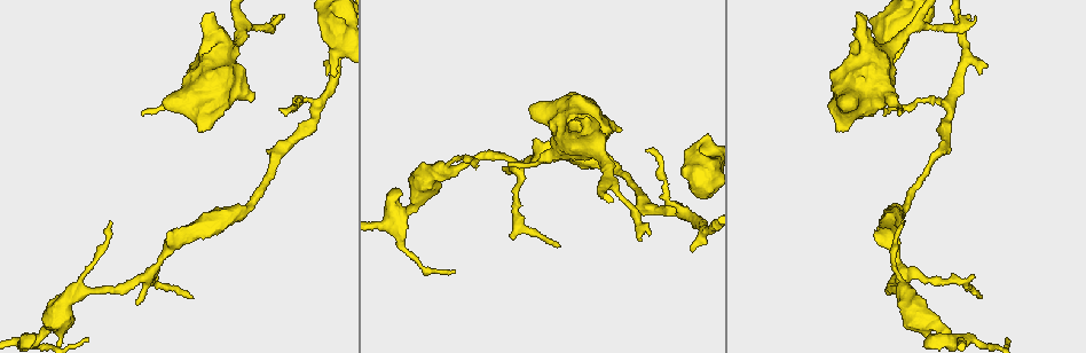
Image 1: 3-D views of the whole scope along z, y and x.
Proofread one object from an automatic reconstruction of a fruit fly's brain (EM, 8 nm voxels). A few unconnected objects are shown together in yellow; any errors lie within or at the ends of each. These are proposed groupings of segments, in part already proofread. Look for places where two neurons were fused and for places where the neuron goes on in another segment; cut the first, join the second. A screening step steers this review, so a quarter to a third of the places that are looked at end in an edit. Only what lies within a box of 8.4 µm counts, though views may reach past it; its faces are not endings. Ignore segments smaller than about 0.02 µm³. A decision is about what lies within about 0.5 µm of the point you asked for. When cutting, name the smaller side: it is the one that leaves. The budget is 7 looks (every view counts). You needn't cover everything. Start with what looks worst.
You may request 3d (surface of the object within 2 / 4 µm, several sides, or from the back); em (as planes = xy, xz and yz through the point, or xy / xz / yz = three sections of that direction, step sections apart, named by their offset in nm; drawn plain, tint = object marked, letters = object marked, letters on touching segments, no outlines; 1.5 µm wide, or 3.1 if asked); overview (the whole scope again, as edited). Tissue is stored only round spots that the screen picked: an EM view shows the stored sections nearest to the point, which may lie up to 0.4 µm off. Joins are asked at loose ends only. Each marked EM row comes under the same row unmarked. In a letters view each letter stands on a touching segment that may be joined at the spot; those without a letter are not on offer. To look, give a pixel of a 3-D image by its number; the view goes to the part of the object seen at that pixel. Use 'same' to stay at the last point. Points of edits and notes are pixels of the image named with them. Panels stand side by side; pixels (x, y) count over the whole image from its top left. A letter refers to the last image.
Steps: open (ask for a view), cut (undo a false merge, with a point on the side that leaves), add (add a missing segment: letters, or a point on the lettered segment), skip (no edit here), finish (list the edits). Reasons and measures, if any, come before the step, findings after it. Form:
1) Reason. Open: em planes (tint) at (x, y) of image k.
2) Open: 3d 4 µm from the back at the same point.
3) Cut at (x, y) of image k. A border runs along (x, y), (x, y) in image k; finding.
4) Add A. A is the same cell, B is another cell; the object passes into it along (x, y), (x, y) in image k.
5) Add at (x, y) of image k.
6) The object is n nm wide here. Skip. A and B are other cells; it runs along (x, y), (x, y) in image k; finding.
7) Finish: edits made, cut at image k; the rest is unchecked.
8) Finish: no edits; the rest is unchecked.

Branch stops here. Open: em xy step 8 (letters) at (252, 101) of image 1.

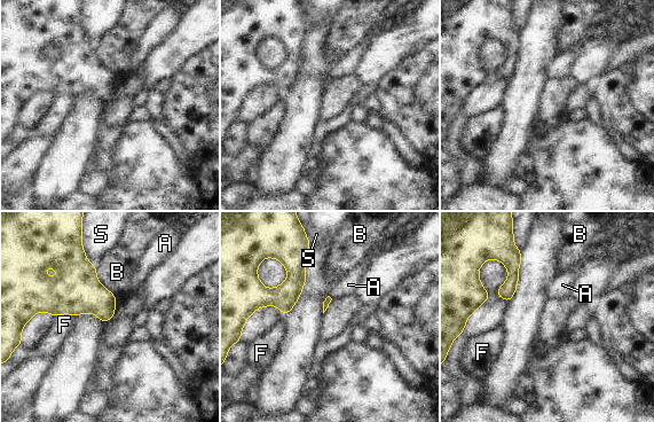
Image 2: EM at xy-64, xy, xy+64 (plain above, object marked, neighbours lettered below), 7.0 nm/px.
Skip. A, B, F and S are other cells; a border runs along (96, 267), (97, 280), (117, 304) in image 2; no lettered segment goes on from it.

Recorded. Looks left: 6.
Stops while still wide. Open: 3d 4 µm at (334, 74) of image 1.

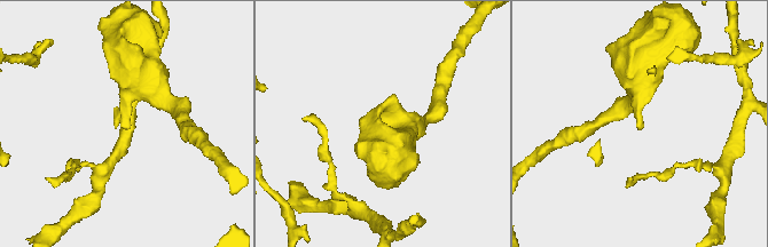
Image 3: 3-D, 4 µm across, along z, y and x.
Open: em planes (tint) at (637, 127) of image 3.

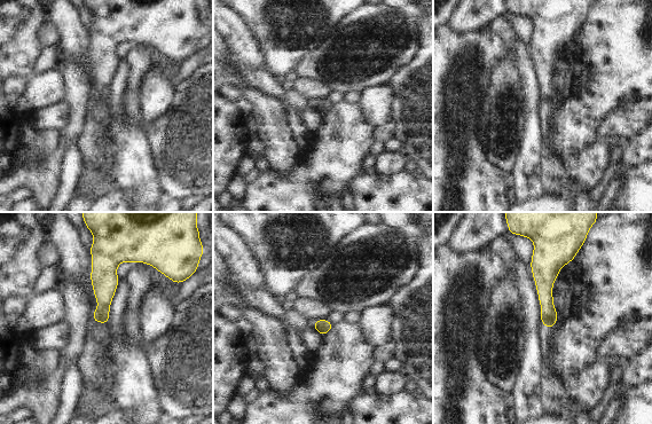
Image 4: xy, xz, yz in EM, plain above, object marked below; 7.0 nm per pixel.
Open: em planes (letters) at the same point.

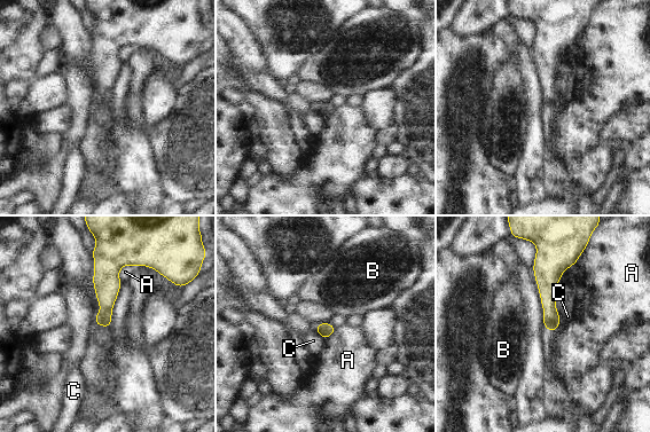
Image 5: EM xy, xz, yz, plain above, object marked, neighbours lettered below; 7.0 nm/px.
Skip. A, B and C are other cells; a border runs along (580, 253), (560, 280) in image 5; none of them fits.

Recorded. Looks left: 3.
Stops while still wide. Open: 3d 2 µm at (579, 122) of image 1.

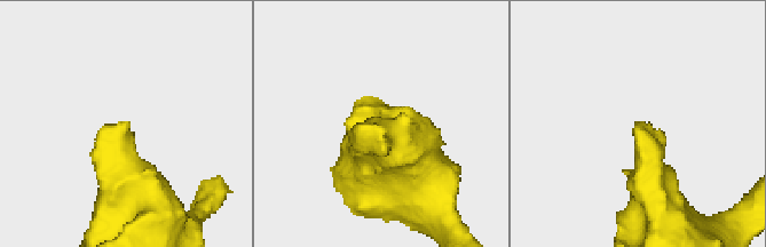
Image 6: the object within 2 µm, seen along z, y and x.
Open: em yz step 8 (letters) at (635, 122) of image 6.

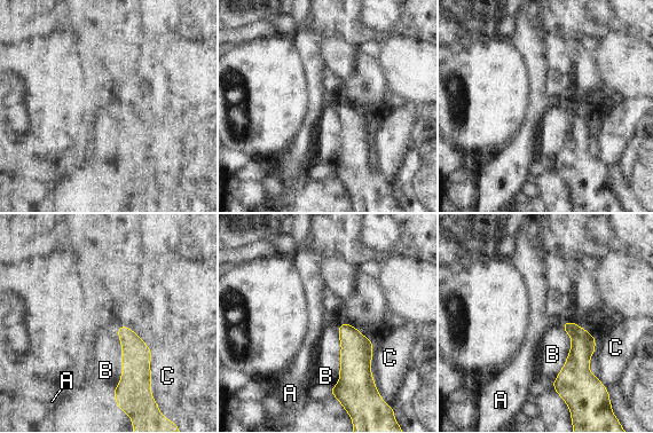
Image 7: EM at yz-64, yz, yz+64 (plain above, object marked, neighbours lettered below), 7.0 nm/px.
Skip. A, B and C are other cells; no lettered segment goes on from it.

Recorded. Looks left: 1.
Finish: no edits; the rest is unchecked.

